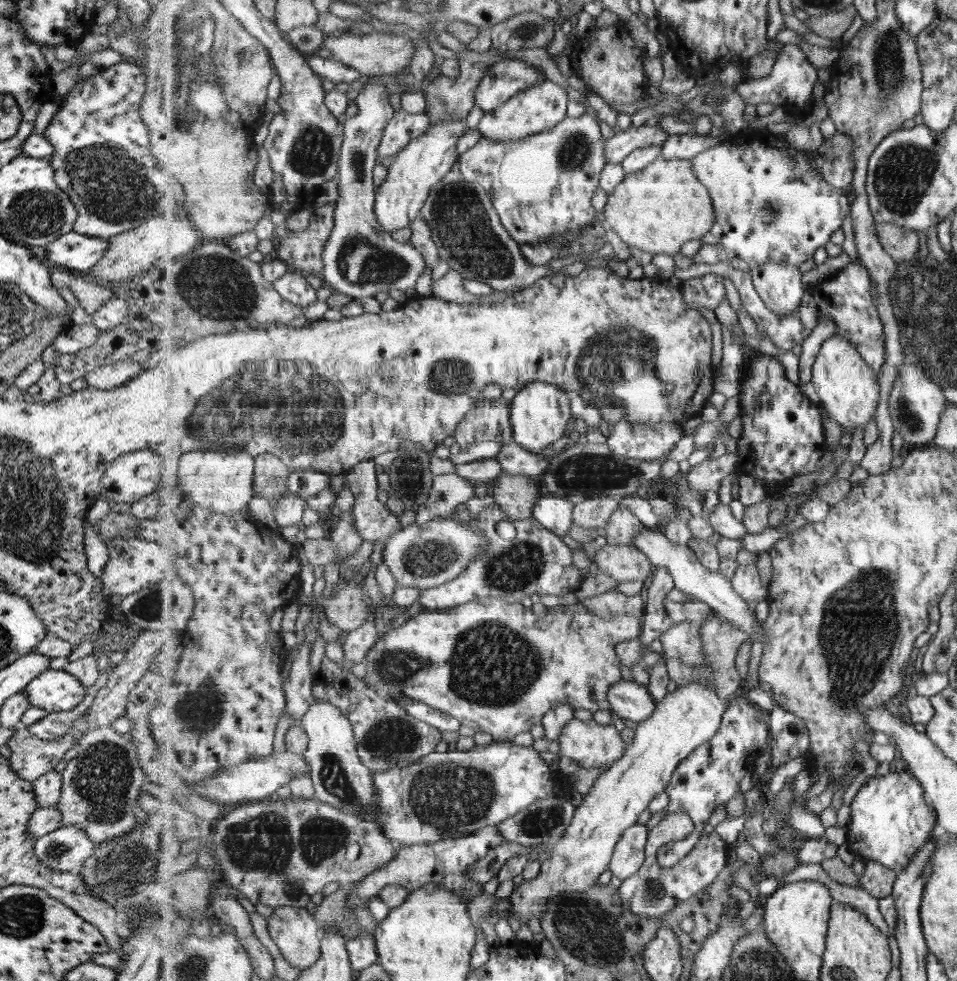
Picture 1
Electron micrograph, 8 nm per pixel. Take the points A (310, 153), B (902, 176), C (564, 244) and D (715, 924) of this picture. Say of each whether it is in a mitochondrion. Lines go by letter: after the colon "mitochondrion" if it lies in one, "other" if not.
A: mitochondrion
B: mitochondrion
C: other
D: other

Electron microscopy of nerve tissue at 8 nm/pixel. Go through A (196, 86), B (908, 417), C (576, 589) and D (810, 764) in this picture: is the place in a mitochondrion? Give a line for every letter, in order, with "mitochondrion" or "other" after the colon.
A: mitochondrion
B: mitochondrion
C: other
D: other

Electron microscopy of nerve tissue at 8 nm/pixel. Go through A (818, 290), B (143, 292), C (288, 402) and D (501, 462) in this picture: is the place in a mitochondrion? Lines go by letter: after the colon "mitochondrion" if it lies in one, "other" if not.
A: other
B: other
C: mitochondrion
D: other

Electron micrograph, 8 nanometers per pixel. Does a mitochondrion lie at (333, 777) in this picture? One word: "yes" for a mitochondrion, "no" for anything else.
yes

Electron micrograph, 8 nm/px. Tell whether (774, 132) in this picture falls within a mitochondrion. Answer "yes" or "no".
no

